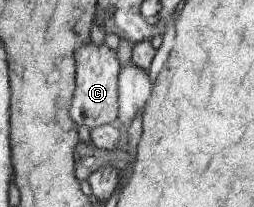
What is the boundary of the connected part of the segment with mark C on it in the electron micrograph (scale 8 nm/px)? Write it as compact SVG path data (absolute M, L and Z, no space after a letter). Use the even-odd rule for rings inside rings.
M90 40L86 45L80 45L76 51L77 90L73 99L71 115L78 125L84 125L88 130L100 125L118 122L119 117L119 78L121 65L116 57L116 51L108 47L106 41L95 45Z

